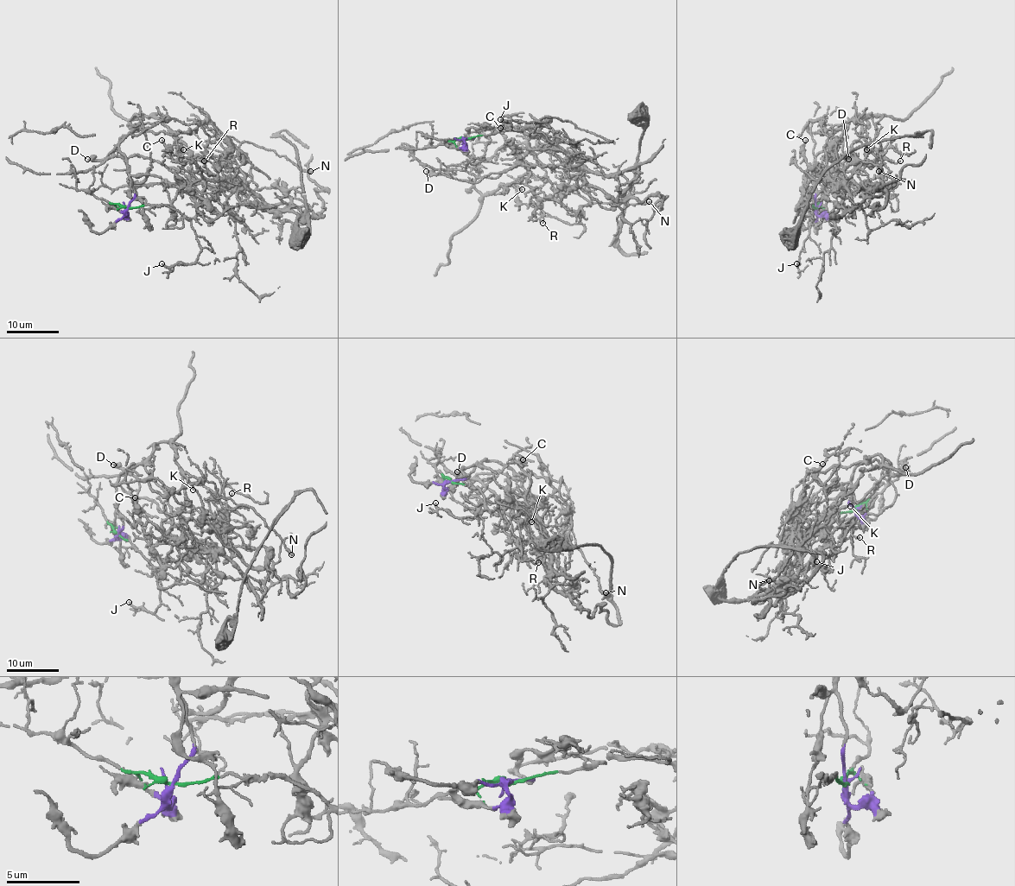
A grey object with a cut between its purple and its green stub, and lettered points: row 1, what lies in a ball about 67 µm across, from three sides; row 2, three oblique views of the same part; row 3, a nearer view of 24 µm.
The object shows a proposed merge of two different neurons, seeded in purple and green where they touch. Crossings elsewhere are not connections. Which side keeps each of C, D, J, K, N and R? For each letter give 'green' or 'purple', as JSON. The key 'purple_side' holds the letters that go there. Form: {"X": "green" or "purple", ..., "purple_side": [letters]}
{"C": "green", "D": "purple", "J": "green", "K": "purple", "N": "green", "R": "purple", "purple_side": ["D", "K", "R"]}

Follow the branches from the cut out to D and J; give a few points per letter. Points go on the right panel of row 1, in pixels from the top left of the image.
D: (815, 207), (813, 161), (838, 129), (844, 131), (840, 136), (843, 153), (851, 159), (848, 159)
J: (815, 207), (808, 205), (810, 224), (808, 238), (804, 242), (797, 267), (796, 264)

